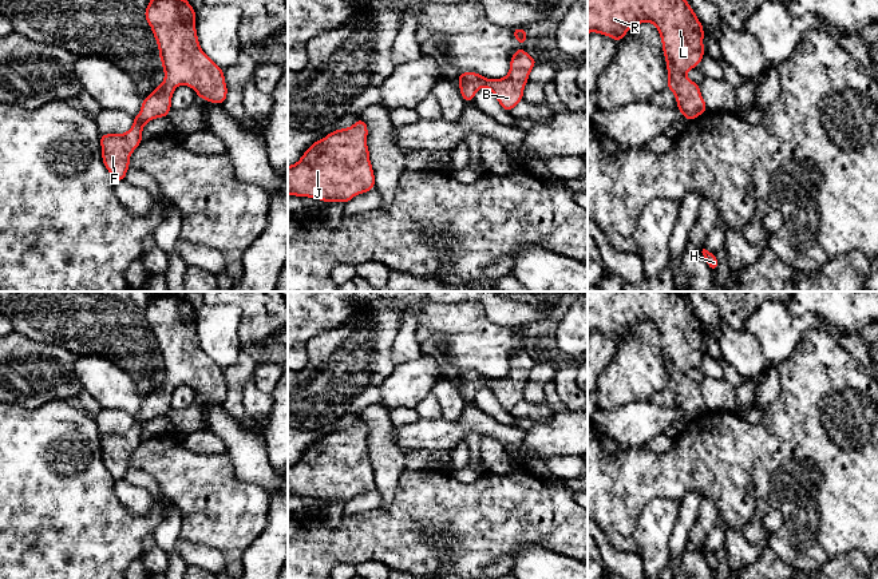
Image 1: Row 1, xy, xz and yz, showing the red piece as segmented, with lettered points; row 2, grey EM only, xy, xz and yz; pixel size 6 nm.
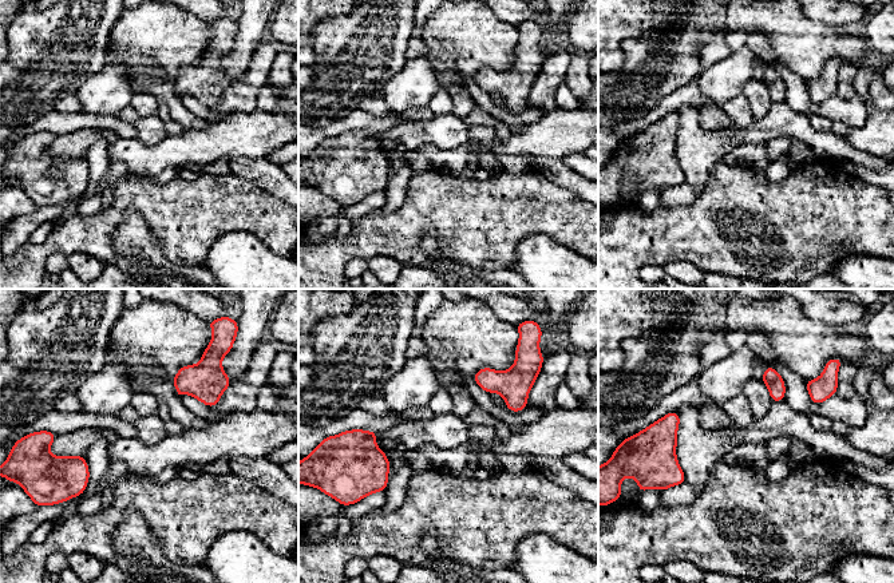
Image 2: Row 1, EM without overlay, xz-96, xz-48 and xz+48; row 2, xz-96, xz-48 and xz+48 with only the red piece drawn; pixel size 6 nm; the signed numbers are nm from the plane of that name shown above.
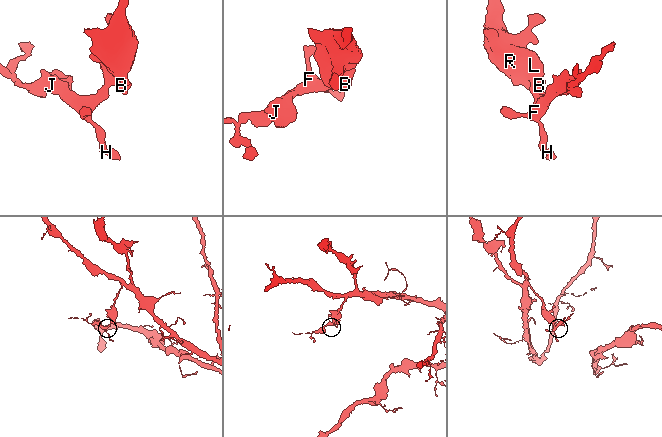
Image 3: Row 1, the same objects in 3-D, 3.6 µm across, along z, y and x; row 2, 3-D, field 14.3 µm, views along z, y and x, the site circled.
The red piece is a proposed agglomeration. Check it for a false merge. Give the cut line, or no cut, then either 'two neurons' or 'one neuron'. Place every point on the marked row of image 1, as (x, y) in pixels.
no cut; one neuron

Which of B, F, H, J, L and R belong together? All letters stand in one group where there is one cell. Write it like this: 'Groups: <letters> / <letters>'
Groups: B F H J L R

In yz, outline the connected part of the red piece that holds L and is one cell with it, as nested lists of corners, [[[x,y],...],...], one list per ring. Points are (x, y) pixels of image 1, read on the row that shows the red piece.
[[[588,0],[588,33],[597,32],[605,36],[609,36],[614,39],[617,43],[628,33],[628,31],[634,24],[641,23],[652,23],[657,27],[658,33],[661,36],[661,44],[664,51],[664,57],[667,62],[667,70],[668,70],[668,86],[677,102],[677,110],[684,115],[685,120],[693,120],[699,115],[708,111],[705,100],[703,99],[700,94],[700,87],[697,83],[689,80],[687,78],[687,72],[692,68],[696,68],[703,56],[704,52],[704,28],[697,19],[696,13],[693,12],[692,7],[688,4],[687,0]]]

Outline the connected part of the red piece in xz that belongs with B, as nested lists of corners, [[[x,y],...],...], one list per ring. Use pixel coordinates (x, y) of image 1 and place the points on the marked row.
[[[518,48],[510,59],[510,71],[503,79],[487,79],[474,71],[458,74],[459,92],[464,102],[471,102],[475,92],[486,87],[495,95],[501,107],[510,112],[523,100],[523,90],[535,64],[533,56]]]

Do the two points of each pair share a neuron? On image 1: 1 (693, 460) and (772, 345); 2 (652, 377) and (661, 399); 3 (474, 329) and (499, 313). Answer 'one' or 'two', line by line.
1: two
2: two
3: two

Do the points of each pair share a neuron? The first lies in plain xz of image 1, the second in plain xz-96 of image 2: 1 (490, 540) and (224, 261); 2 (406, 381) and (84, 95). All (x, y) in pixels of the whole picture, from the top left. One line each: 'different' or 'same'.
1: different
2: same

